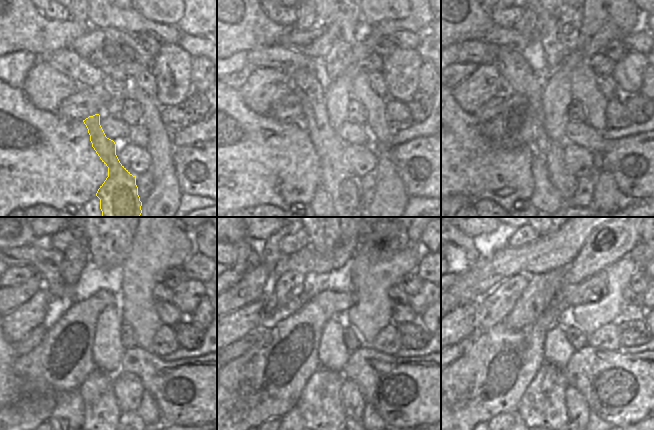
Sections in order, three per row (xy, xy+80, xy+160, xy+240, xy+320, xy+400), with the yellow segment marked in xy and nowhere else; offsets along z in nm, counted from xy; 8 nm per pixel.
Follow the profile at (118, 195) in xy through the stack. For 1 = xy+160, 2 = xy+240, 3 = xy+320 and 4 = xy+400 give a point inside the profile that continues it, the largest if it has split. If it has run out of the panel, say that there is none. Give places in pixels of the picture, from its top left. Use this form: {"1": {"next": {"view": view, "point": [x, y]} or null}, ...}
{"1": {"next": {"view": "xy+160", "point": [515, 72]}}, "2": {"next": {"view": "xy+240", "point": [50, 273]}}, "3": {"next": {"view": "xy+320", "point": [246, 255]}}, "4": {"next": {"view": "xy+400", "point": [462, 240]}}}

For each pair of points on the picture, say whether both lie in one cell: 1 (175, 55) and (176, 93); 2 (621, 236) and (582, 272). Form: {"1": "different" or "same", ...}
{"1": "same", "2": "same"}

